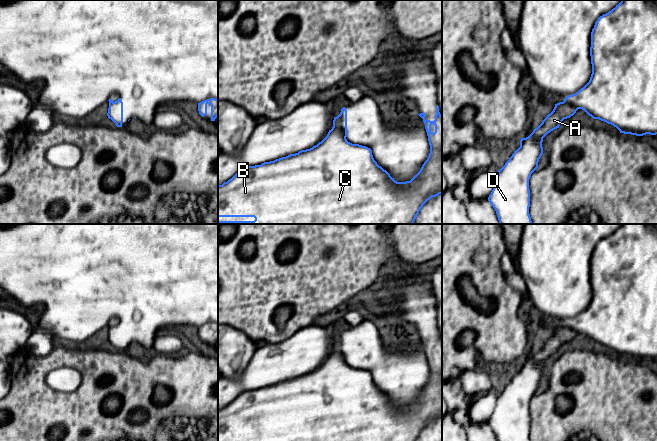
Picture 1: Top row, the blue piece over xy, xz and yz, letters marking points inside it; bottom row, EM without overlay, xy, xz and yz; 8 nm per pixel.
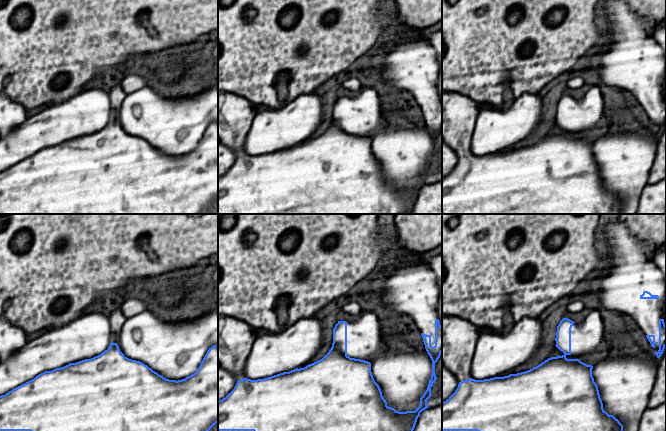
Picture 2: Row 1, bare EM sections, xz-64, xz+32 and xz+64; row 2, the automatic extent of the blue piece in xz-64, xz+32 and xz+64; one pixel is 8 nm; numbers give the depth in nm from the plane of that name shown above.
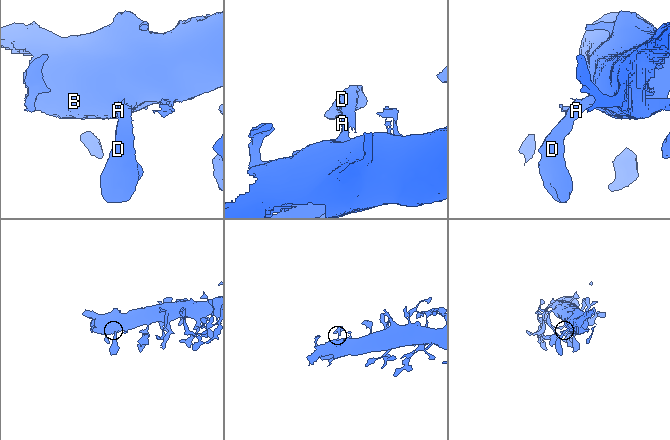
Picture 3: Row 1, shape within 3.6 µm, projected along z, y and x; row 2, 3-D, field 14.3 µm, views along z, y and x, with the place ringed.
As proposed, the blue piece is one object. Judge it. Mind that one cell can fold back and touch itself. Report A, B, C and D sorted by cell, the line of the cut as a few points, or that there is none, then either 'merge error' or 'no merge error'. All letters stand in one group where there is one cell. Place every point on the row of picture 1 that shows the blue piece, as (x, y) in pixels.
A D / B C | xz (333, 124), (341, 131), (345, 138) | merge error

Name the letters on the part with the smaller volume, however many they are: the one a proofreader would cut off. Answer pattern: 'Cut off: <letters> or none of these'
Cut off: A, D

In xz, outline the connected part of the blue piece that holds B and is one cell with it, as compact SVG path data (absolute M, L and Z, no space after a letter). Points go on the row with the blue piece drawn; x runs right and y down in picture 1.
M436 106L435 120L426 120L426 114L418 114L425 124L425 129L430 145L430 153L427 160L422 165L420 171L406 182L397 182L390 174L377 164L372 155L372 150L366 146L352 144L347 141L342 131L333 125L327 136L317 145L310 149L301 150L298 153L290 154L261 165L247 166L241 168L231 179L218 185L218 217L254 217L254 221L218 221L218 224L413 224L420 209L432 197L442 194L442 115L439 106Z

